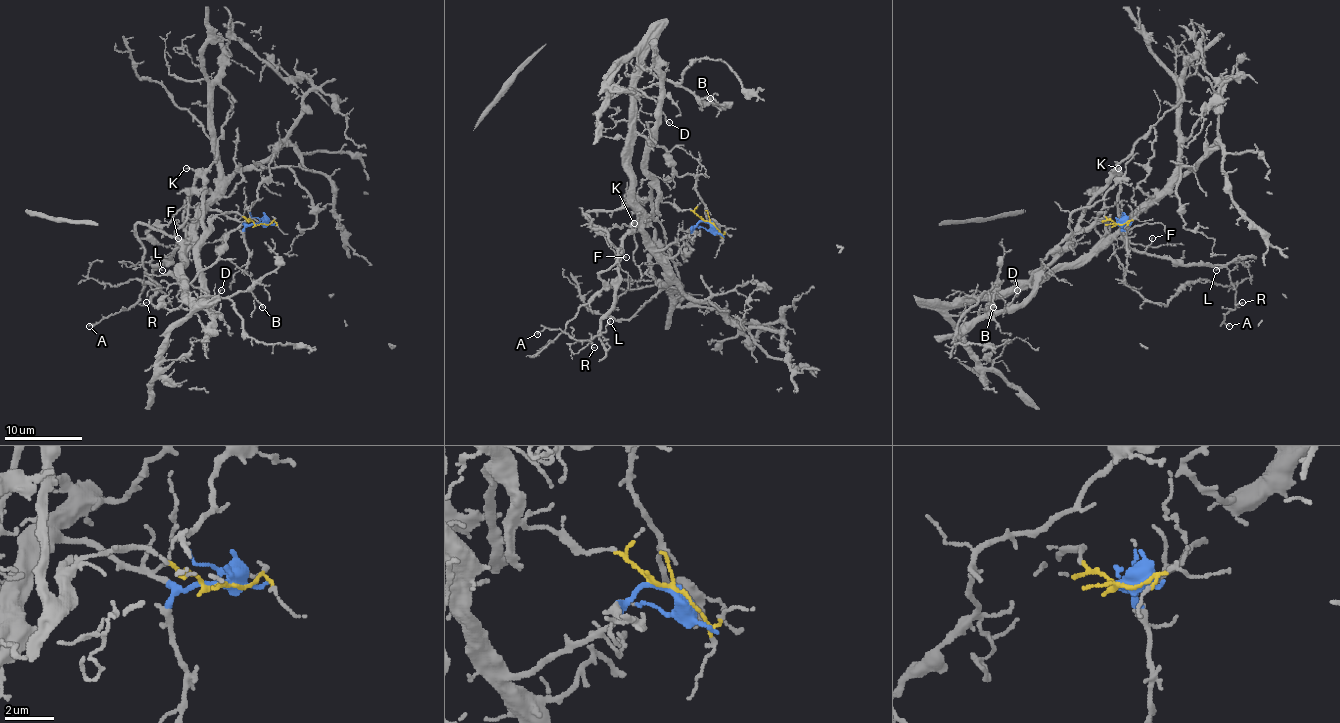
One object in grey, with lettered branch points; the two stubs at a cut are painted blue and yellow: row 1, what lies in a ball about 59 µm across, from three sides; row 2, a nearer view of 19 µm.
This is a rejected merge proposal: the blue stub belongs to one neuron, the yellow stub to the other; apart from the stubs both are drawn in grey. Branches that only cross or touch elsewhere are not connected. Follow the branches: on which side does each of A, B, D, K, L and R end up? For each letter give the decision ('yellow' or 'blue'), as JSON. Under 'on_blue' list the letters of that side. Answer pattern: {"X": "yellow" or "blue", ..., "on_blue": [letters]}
{"A": "yellow", "B": "blue", "D": "yellow", "K": "yellow", "L": "yellow", "R": "yellow", "on_blue": ["B"]}

